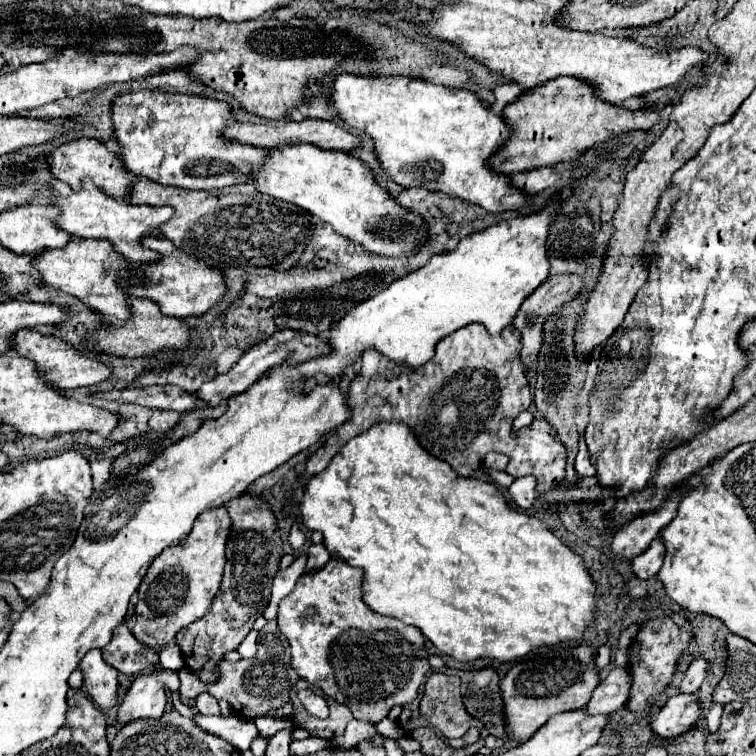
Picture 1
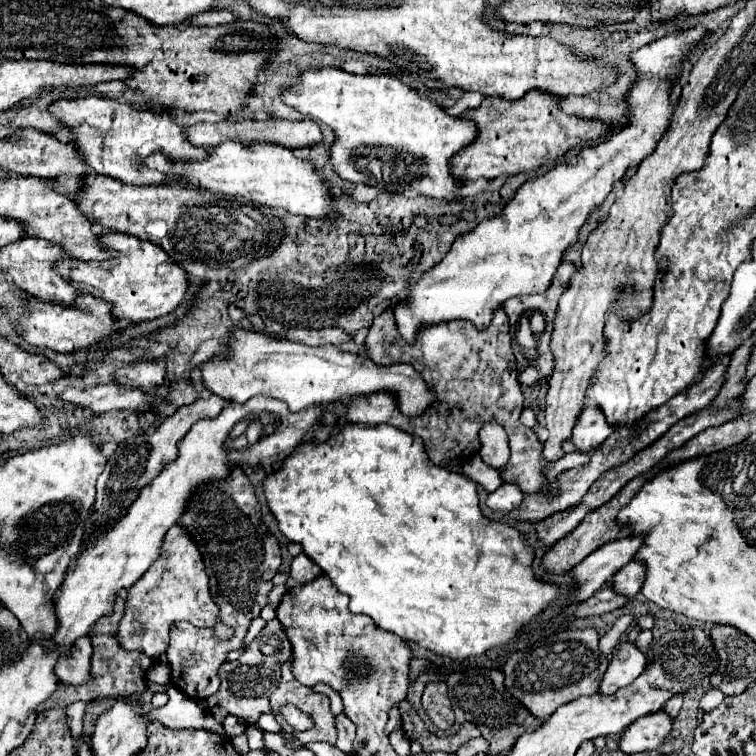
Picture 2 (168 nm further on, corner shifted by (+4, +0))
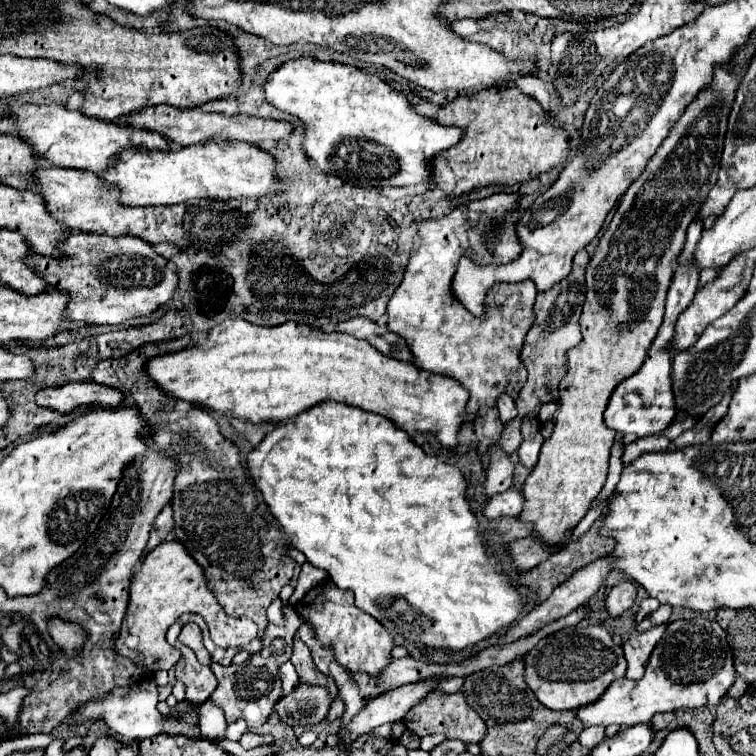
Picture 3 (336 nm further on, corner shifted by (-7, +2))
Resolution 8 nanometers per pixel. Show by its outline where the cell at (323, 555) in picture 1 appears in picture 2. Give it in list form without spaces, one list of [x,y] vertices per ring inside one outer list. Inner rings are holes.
[[[298,554],[294,560],[292,560],[292,566],[290,566],[290,576],[286,580],[286,590],[294,588],[294,586],[300,586],[300,584],[308,584],[310,580],[318,578],[322,574],[322,570],[306,556],[306,554]]]

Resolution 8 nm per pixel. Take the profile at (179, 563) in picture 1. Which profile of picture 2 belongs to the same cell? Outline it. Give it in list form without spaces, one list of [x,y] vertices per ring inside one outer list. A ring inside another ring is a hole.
[[[172,526],[162,540],[160,556],[152,564],[152,570],[128,590],[126,610],[118,624],[118,642],[124,650],[138,650],[150,660],[160,660],[168,648],[170,624],[176,620],[188,620],[198,628],[210,628],[220,642],[234,636],[234,628],[220,622],[218,606],[210,598],[208,576],[200,552],[196,552],[196,544],[192,544],[192,538],[188,538],[184,530]]]

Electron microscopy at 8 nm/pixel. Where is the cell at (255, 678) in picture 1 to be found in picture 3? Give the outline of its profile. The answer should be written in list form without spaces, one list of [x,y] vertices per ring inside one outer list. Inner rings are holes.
[[[287,608],[285,610],[285,626],[273,626],[273,624],[267,626],[267,630],[263,634],[263,650],[257,652],[257,654],[251,654],[247,662],[231,664],[231,666],[219,666],[211,660],[211,654],[207,652],[207,648],[203,648],[203,636],[201,636],[201,628],[197,624],[189,622],[189,624],[183,626],[183,630],[179,634],[179,642],[189,646],[195,652],[195,656],[199,658],[201,664],[209,664],[209,668],[213,670],[213,674],[219,680],[219,686],[211,694],[211,700],[219,708],[223,708],[227,724],[243,718],[249,728],[259,728],[273,714],[273,708],[275,708],[277,700],[281,698],[279,668],[285,660],[291,658],[293,636],[295,636],[299,626],[301,626],[301,618],[295,614],[293,608]]]

